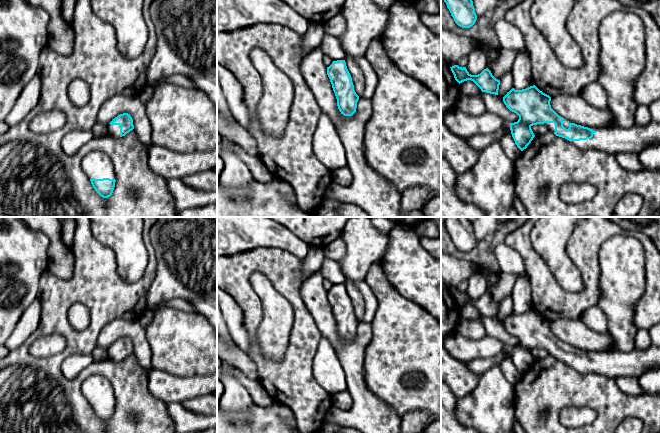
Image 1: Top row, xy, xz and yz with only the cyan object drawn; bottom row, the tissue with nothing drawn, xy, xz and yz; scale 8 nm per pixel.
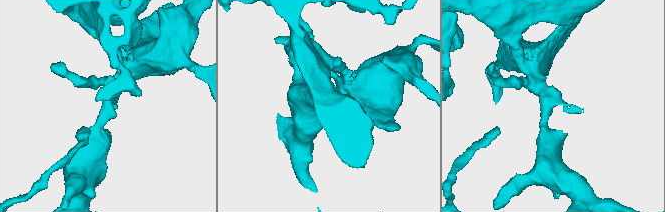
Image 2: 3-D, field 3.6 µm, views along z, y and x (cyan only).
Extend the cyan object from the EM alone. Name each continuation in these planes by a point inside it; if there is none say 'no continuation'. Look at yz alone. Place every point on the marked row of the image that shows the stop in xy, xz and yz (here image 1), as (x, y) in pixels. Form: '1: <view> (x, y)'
1: yz (616, 139)

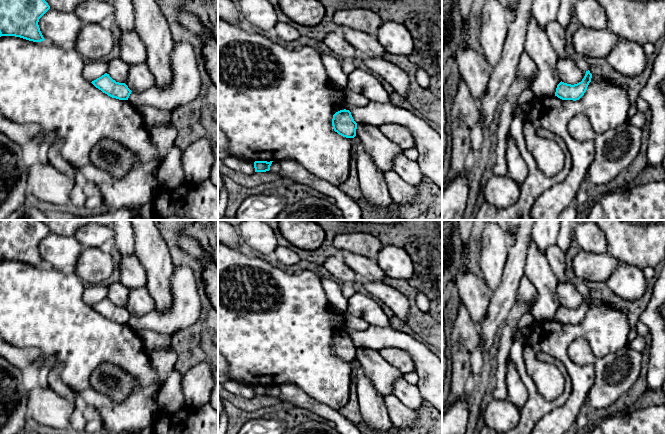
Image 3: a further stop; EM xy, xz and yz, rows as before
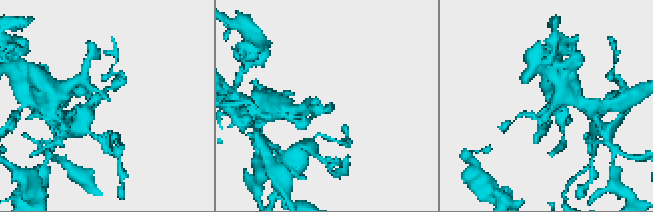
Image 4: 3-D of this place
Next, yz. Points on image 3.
no continuation

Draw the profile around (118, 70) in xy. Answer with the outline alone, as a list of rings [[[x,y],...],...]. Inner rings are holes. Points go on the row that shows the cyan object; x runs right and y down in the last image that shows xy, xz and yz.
[[[120,58],[108,61],[107,74],[116,82],[125,83],[128,77],[129,65]]]

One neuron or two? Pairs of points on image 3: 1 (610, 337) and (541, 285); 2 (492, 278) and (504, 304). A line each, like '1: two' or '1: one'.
1: two
2: two

